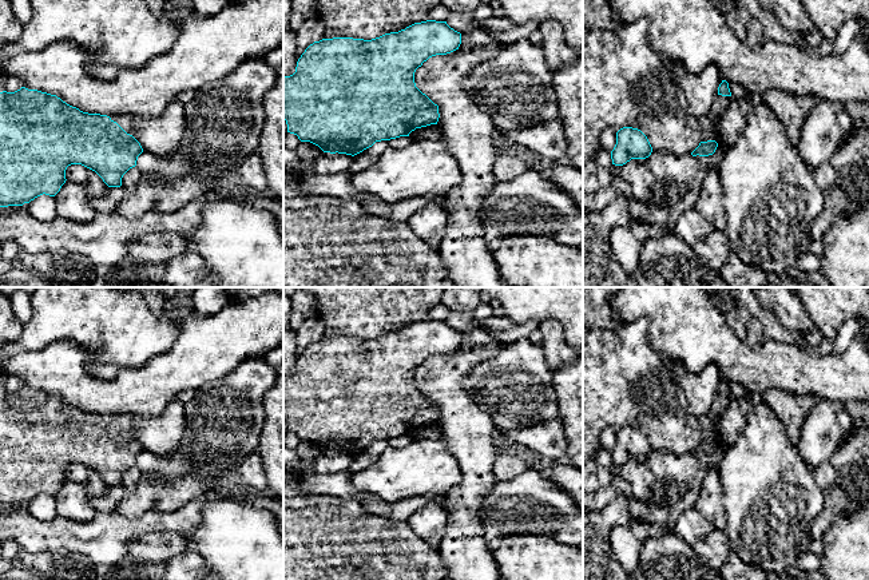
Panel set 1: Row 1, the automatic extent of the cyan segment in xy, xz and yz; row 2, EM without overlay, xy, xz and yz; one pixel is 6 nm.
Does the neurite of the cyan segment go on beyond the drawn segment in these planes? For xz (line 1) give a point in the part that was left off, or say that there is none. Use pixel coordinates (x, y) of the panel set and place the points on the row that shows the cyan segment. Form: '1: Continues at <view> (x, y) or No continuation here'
1: No continuation here

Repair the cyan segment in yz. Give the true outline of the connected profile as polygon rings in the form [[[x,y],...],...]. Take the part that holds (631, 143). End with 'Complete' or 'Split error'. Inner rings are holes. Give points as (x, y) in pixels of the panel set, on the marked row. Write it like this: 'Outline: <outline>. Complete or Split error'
Outline: [[[623,127],[616,132],[616,144],[611,151],[612,164],[623,166],[631,159],[646,159],[652,147],[647,136],[638,128]]]. Complete

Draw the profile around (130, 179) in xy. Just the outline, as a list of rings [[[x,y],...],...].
[[[136,166],[130,168],[122,178],[122,187],[124,187],[127,192],[134,192],[140,176],[142,171]]]

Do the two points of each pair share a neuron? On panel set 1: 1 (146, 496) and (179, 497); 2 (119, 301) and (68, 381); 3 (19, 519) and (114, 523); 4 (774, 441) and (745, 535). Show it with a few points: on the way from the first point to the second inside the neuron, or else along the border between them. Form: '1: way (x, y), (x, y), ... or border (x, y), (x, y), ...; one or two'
1: way (154, 496), (171, 496); one
2: border (59, 338), (71, 338), (88, 352), (90, 373); two
3: way (43, 533), (90, 533); one
4: way (765, 464), (765, 512); one

